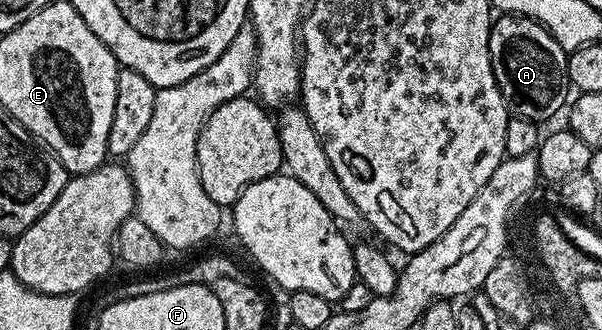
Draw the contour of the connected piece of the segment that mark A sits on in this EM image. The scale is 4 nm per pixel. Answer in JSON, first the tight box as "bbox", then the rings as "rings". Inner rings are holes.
{"bbox":[490,16,570,123],"rings":[[[497,16],[490,31],[490,63],[511,116],[545,123],[565,108],[570,94],[568,53],[544,25],[530,17]]]}

